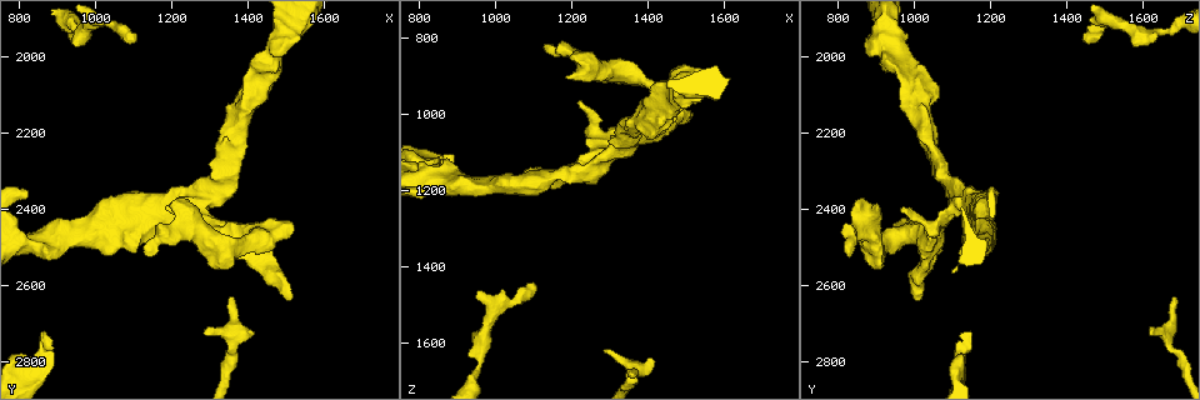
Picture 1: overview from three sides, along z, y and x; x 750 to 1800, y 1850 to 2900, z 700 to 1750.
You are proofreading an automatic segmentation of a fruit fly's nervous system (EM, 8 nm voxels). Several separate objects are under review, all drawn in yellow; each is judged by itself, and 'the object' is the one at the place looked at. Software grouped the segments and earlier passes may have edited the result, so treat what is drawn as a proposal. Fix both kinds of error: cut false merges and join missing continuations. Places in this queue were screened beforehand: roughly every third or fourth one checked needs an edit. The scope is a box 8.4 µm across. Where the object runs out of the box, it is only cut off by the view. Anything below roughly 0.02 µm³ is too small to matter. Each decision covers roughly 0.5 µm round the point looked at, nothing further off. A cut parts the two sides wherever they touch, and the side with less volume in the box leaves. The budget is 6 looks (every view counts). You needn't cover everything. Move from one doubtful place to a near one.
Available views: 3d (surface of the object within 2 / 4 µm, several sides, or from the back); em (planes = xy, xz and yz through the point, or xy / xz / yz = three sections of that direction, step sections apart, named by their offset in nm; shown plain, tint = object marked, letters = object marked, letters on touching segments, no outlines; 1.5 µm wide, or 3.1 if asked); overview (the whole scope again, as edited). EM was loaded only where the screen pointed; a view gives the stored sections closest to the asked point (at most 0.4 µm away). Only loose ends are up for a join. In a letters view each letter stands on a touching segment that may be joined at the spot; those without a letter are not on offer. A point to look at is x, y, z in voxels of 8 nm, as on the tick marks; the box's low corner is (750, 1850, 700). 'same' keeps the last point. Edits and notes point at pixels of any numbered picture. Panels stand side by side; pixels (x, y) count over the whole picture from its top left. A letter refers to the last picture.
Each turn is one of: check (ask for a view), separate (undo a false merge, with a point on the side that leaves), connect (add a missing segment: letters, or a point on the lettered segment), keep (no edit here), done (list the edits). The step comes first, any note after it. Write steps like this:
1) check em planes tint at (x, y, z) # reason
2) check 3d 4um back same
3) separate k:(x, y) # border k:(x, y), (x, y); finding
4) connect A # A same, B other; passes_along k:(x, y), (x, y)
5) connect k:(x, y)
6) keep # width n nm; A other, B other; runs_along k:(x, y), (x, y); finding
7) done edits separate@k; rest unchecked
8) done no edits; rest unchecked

check em xz step 8 letters at (1100, 1955, 1440) # branch stops here

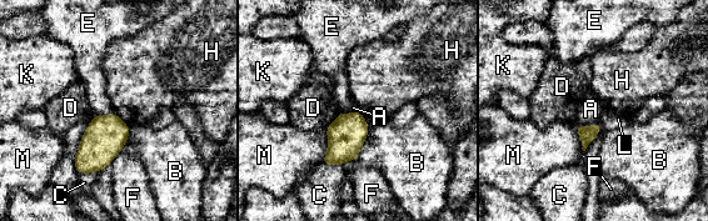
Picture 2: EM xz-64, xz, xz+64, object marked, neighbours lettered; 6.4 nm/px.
check em planes letters same # another direction

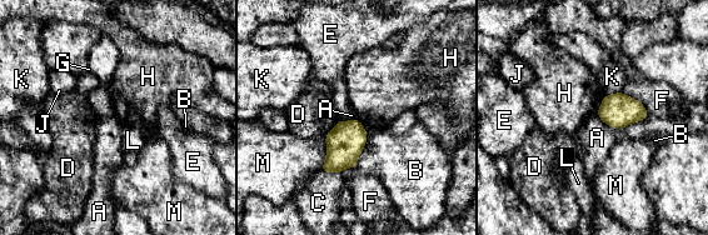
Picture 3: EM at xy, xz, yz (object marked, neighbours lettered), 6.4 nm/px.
keep # width 220 nm; A other, B other, C other, D other, E other, F other, G other, H other, J other, K other, L other, M other; no lettered segment goes on from it

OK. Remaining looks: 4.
check 3d 4um back at (1275, 2380, 1115) # looks like a crossing

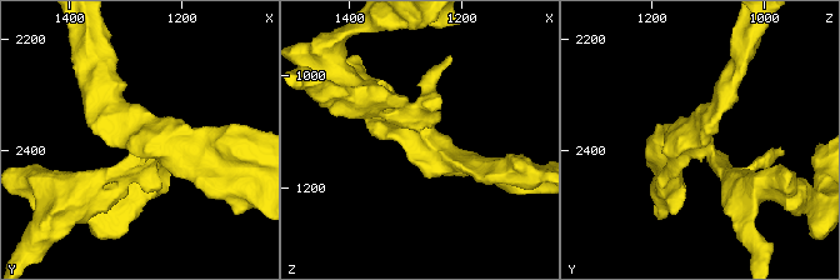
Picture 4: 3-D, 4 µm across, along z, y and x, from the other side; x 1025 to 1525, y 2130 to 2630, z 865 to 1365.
check em xy step 4 letters at (1275, 2385, 1115)

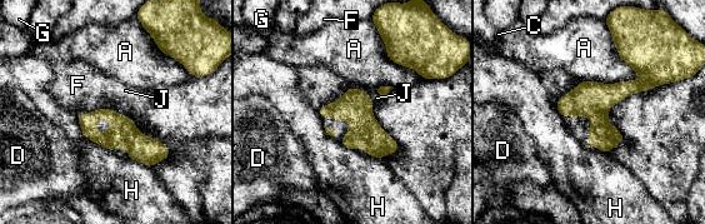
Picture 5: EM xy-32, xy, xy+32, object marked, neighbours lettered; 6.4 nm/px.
keep # A other, C other, D other, F other, G other, H other, J other; runs_along 5:(661, 79), (560, 106); all the same neuron

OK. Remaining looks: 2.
check 3d 4um at (1130, 2520, 830) # an open end

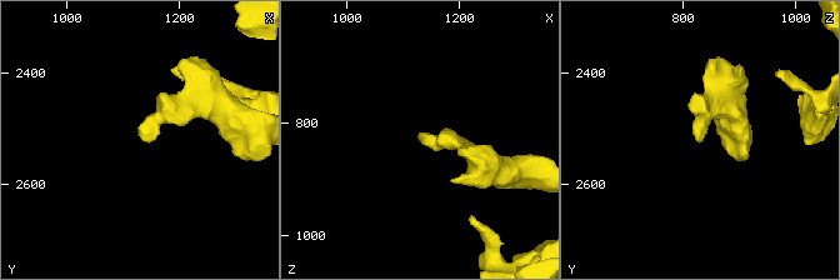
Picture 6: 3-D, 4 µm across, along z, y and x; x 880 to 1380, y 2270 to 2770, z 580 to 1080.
check em planes letters at (1130, 2515, 830) # need the tissue

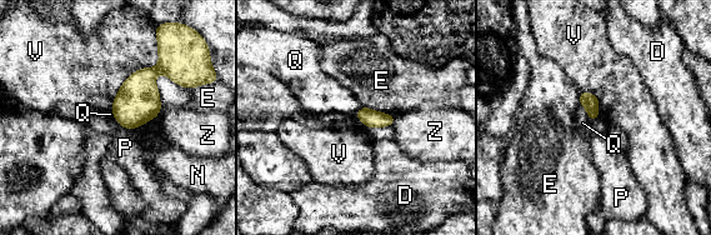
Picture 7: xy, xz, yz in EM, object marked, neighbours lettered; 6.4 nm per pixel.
keep # D other, E other, N other, P other, Q other, V other, Z other; border 7:(580, 103), (590, 121); no lettered segment goes on from it

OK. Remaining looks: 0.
done no edits; rest unchecked

